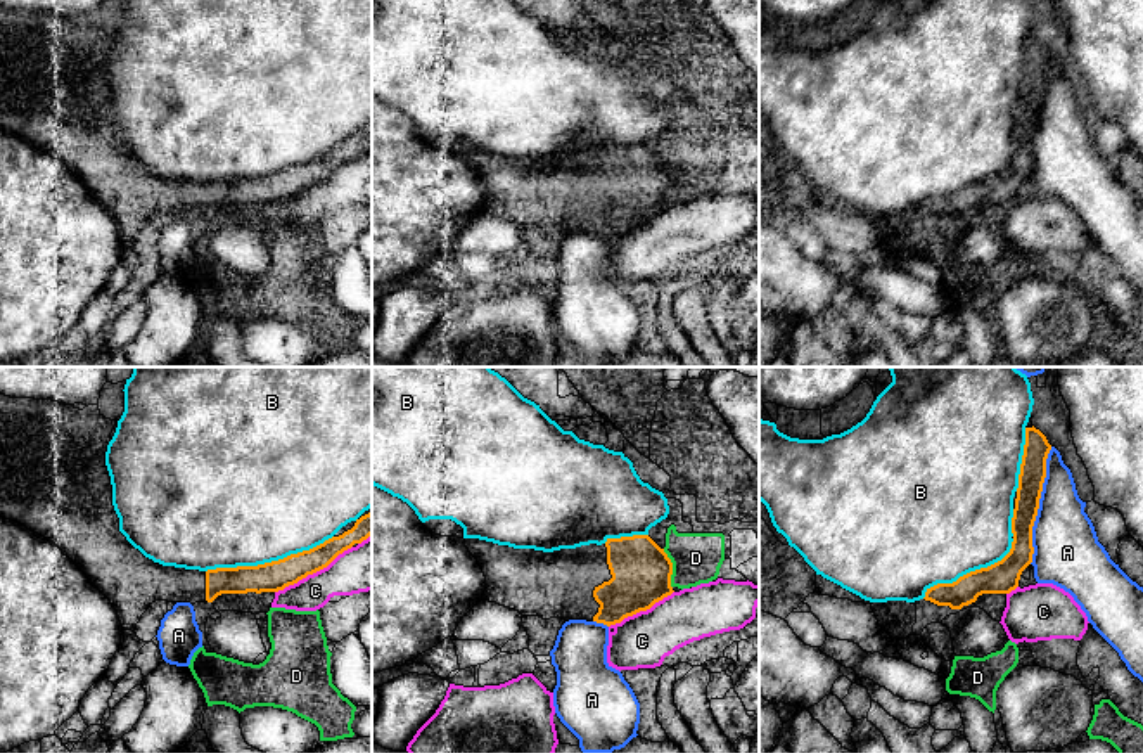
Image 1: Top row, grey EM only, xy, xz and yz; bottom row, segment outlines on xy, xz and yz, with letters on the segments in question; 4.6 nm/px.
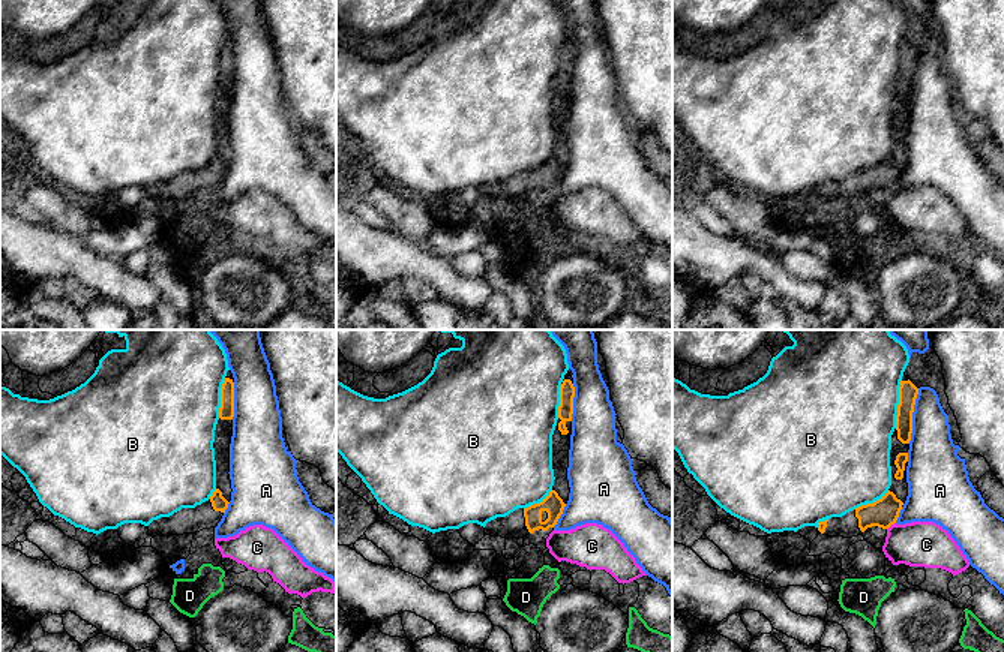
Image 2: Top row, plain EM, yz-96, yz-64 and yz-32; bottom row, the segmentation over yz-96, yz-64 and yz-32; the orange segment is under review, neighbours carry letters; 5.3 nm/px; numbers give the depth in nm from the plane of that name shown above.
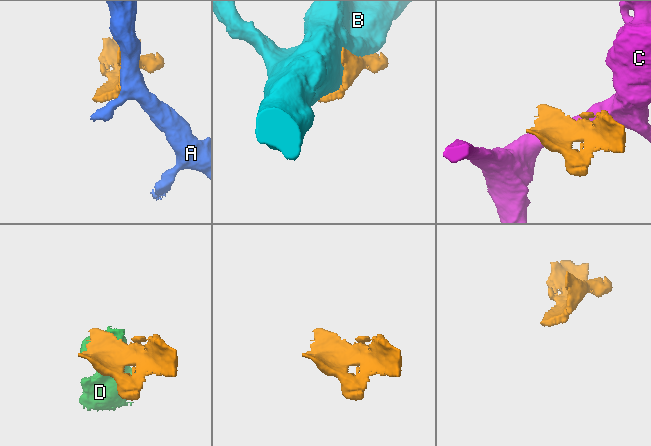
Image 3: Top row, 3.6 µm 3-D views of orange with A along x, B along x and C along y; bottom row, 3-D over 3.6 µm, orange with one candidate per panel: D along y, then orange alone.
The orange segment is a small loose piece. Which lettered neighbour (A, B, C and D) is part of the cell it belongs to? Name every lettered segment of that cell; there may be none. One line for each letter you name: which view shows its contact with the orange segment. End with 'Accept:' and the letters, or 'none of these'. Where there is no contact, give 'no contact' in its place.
Accept: none of these

